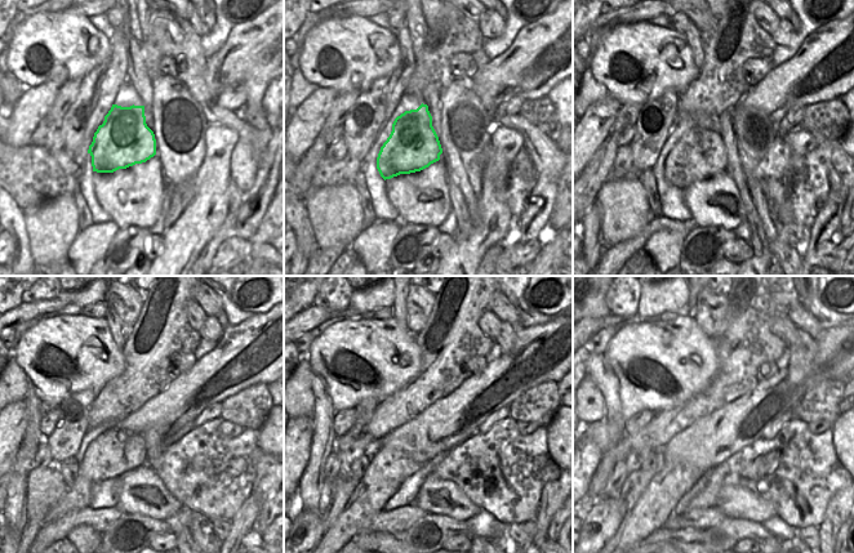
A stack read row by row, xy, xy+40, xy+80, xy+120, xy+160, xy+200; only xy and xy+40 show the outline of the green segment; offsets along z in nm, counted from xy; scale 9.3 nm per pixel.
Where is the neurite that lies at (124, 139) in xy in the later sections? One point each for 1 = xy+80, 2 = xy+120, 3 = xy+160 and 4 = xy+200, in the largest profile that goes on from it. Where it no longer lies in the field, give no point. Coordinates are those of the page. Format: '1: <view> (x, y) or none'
1: xy+80 (699, 154)
2: xy+120 (115, 451)
3: xy+160 (390, 468)
4: xy+200 (658, 500)

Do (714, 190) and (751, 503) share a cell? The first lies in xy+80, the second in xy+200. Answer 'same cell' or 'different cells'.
same cell

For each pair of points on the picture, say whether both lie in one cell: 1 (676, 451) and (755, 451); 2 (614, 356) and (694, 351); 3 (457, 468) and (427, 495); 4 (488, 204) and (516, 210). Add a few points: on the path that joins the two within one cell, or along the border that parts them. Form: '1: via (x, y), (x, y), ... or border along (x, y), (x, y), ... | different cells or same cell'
1: border along (761, 436), (711, 468) | different cells
2: via (634, 355), (675, 355) | same cell
3: border along (432, 472), (444, 480), (450, 480), (468, 498) | different cells
4: border along (507, 179), (507, 205), (515, 218) | different cells

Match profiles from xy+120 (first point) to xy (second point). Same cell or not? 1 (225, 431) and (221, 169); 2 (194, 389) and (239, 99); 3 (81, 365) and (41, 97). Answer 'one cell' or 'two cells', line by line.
1: one cell
2: two cells
3: two cells

